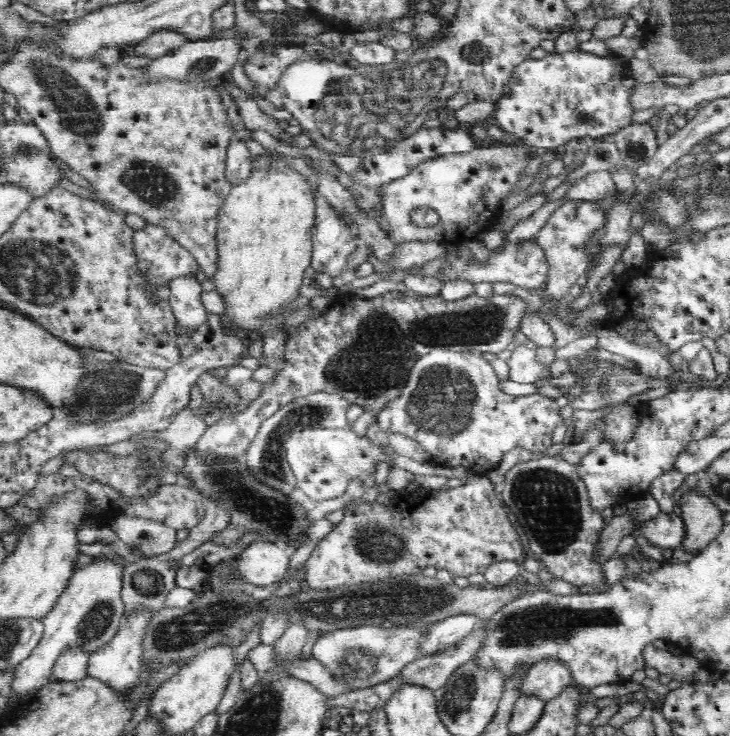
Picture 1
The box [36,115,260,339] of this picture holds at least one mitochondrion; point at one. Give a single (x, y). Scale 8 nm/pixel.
(150, 183)

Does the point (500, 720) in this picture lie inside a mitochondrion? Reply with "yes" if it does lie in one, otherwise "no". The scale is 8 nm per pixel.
no

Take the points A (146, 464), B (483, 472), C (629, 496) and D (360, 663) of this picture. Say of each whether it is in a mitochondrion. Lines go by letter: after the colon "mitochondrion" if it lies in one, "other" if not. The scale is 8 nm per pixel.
A: mitochondrion
B: other
C: other
D: mitochondrion

